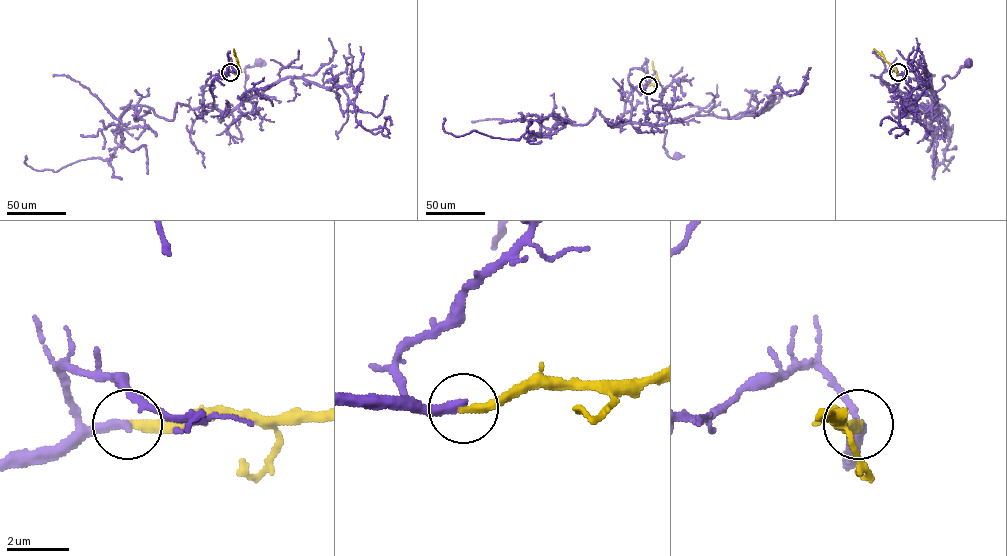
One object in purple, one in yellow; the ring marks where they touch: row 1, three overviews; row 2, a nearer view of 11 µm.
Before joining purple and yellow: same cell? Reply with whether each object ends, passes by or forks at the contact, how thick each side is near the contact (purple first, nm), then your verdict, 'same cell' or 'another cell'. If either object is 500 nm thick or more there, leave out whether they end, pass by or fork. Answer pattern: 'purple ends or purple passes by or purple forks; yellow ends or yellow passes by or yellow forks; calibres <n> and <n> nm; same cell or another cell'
purple ends; yellow ends; calibres 320 and 320 nm; same cell

